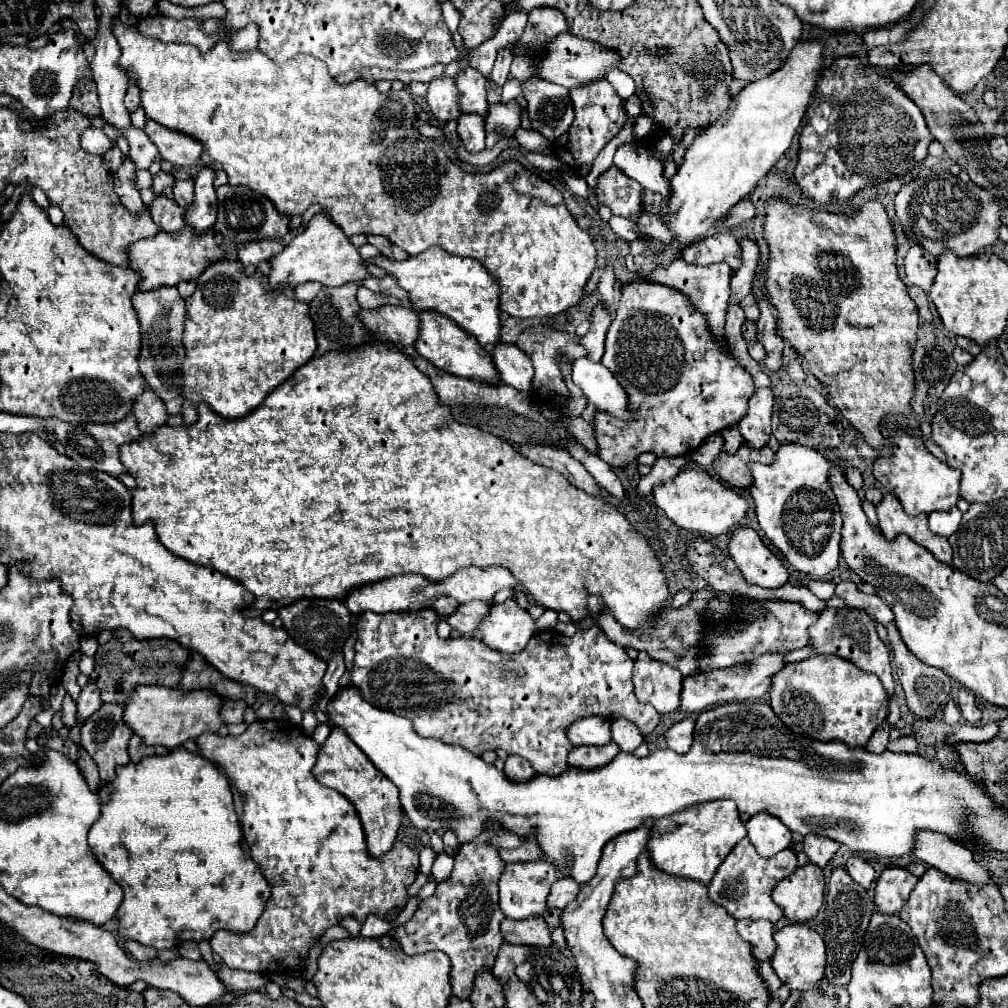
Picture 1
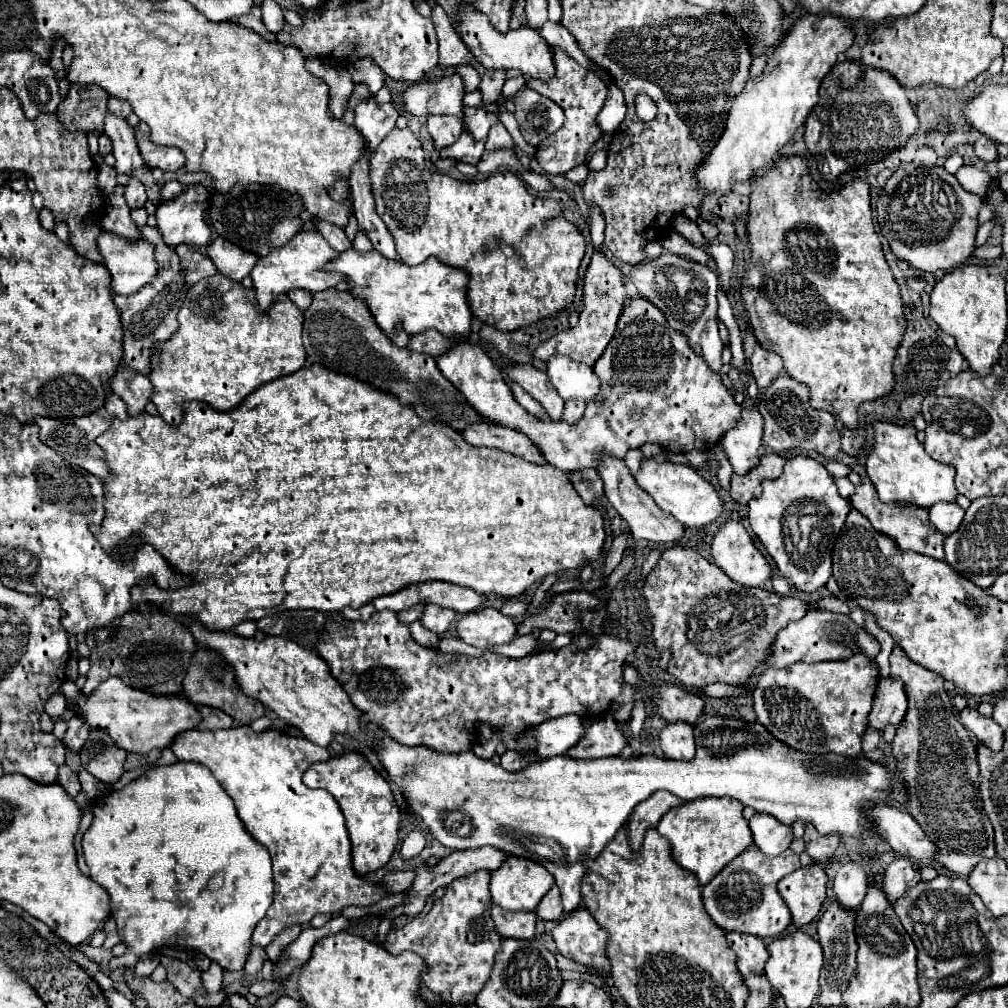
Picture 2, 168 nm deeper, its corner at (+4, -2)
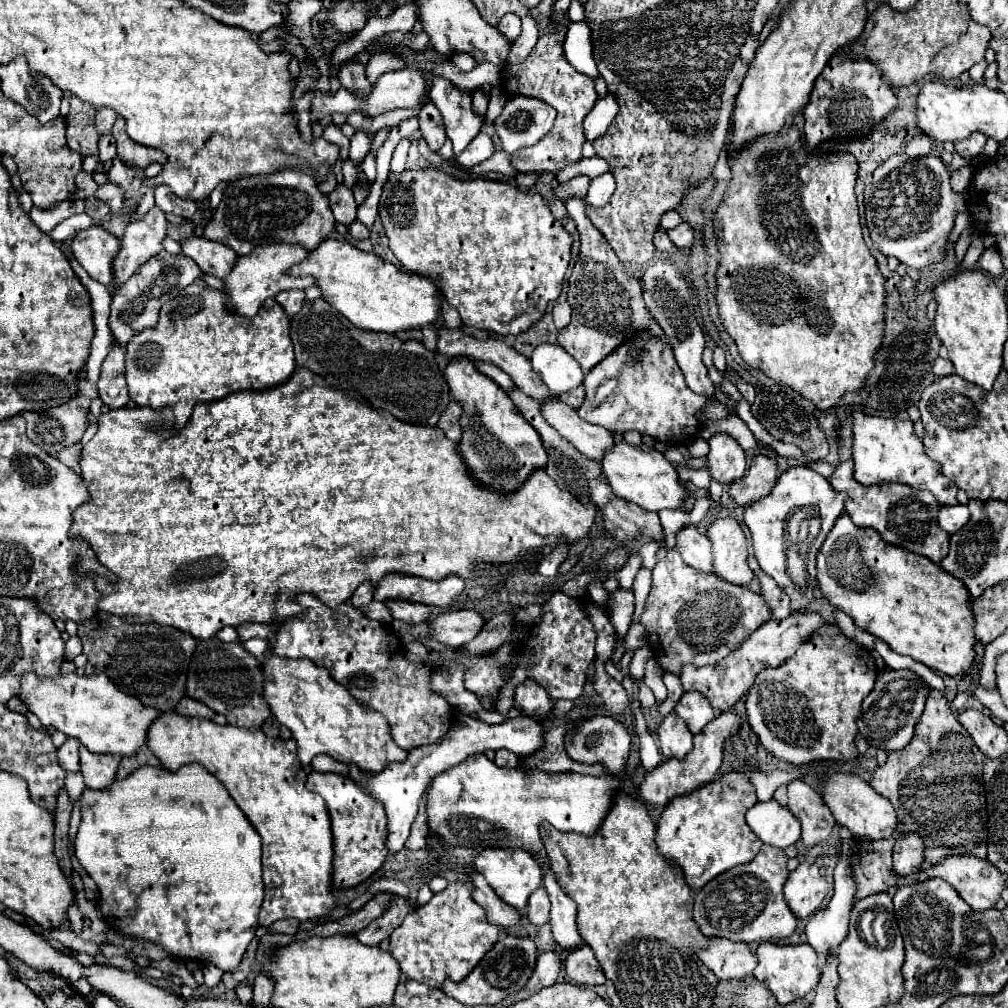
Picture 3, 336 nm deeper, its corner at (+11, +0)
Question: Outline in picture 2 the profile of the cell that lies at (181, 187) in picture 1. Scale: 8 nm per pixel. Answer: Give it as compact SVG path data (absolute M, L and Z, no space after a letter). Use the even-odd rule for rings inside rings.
M176 179L174 181L166 181L162 185L162 189L160 189L160 199L162 199L162 203L166 203L166 201L170 201L170 197L174 197L178 193L182 193L182 185Z

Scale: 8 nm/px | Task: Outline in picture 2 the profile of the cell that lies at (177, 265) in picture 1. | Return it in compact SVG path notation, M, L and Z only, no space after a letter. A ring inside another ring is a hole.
M104 231L98 235L98 251L104 259L102 263L112 275L112 293L132 295L158 271L154 261L154 245L144 239L126 241L114 233Z

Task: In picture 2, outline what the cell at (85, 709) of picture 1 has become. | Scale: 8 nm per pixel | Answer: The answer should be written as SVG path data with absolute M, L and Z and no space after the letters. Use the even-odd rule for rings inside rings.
M72 717L68 721L68 731L64 735L66 749L72 751L72 753L80 753L82 745L86 743L86 739L88 739L88 727L86 727L86 723L82 723L82 719L74 719Z

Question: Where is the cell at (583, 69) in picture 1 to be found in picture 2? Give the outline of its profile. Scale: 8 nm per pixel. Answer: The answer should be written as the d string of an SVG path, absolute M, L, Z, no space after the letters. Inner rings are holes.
M462 3L456 15L456 33L484 69L520 69L526 77L536 79L550 79L554 75L552 51L548 43L538 35L538 31L530 27L500 33L490 25L490 19L484 13L476 11L472 3Z

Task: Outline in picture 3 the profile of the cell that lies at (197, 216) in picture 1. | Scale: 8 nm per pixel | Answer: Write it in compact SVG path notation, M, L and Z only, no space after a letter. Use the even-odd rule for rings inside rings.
M153 207L143 219L133 221L125 235L121 237L121 251L113 263L115 285L109 289L117 289L125 283L139 265L143 265L149 257L157 255L163 249L163 239L167 237L169 221L159 207Z

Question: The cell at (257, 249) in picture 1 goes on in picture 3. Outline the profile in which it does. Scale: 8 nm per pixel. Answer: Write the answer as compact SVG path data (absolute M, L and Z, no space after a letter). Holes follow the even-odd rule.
M199 235L183 239L181 247L183 255L191 257L203 273L213 275L217 279L225 279L237 261L237 253L227 249L227 245L219 245L217 241L209 241Z

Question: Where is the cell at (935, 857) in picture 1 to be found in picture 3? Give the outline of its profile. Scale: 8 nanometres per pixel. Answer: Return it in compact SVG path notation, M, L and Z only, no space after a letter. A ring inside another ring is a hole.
M853 773L829 775L829 779L823 783L823 801L831 809L835 821L839 825L845 825L857 839L865 839L865 841L887 839L893 835L897 827L897 813L891 801L875 793L869 783L865 783L861 777Z

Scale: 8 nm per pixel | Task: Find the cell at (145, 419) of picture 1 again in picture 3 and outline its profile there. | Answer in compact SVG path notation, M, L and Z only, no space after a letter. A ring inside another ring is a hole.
M115 343L115 345L113 345L113 351L109 351L107 359L103 361L101 377L99 377L99 381L97 381L101 401L103 401L109 409L125 407L127 401L129 401L123 361L125 361L125 351Z

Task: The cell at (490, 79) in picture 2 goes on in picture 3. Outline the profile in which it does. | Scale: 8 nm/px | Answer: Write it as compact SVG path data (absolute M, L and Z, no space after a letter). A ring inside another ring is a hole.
M483 89L473 91L473 109L475 109L477 115L485 115L487 103L489 103L489 97L487 97L487 93Z

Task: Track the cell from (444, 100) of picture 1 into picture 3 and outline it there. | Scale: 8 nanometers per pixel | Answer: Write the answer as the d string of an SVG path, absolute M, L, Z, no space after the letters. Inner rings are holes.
M425 103L419 111L419 129L421 129L421 135L423 139L427 141L429 149L431 151L439 151L441 145L445 143L447 135L445 135L445 129L443 129L443 117L441 113L437 111L437 107L433 103Z

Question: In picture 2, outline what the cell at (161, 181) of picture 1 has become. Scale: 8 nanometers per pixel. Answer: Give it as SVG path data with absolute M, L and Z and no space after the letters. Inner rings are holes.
M130 179L126 189L124 189L124 199L126 199L126 205L130 209L138 209L138 207L144 207L148 197L146 197L146 189L142 183L138 183L136 179Z

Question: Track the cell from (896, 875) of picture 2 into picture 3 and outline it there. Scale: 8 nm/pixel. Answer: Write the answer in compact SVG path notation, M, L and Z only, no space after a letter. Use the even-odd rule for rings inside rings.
M907 833L895 843L893 869L899 877L913 875L923 865L923 843L915 833Z

